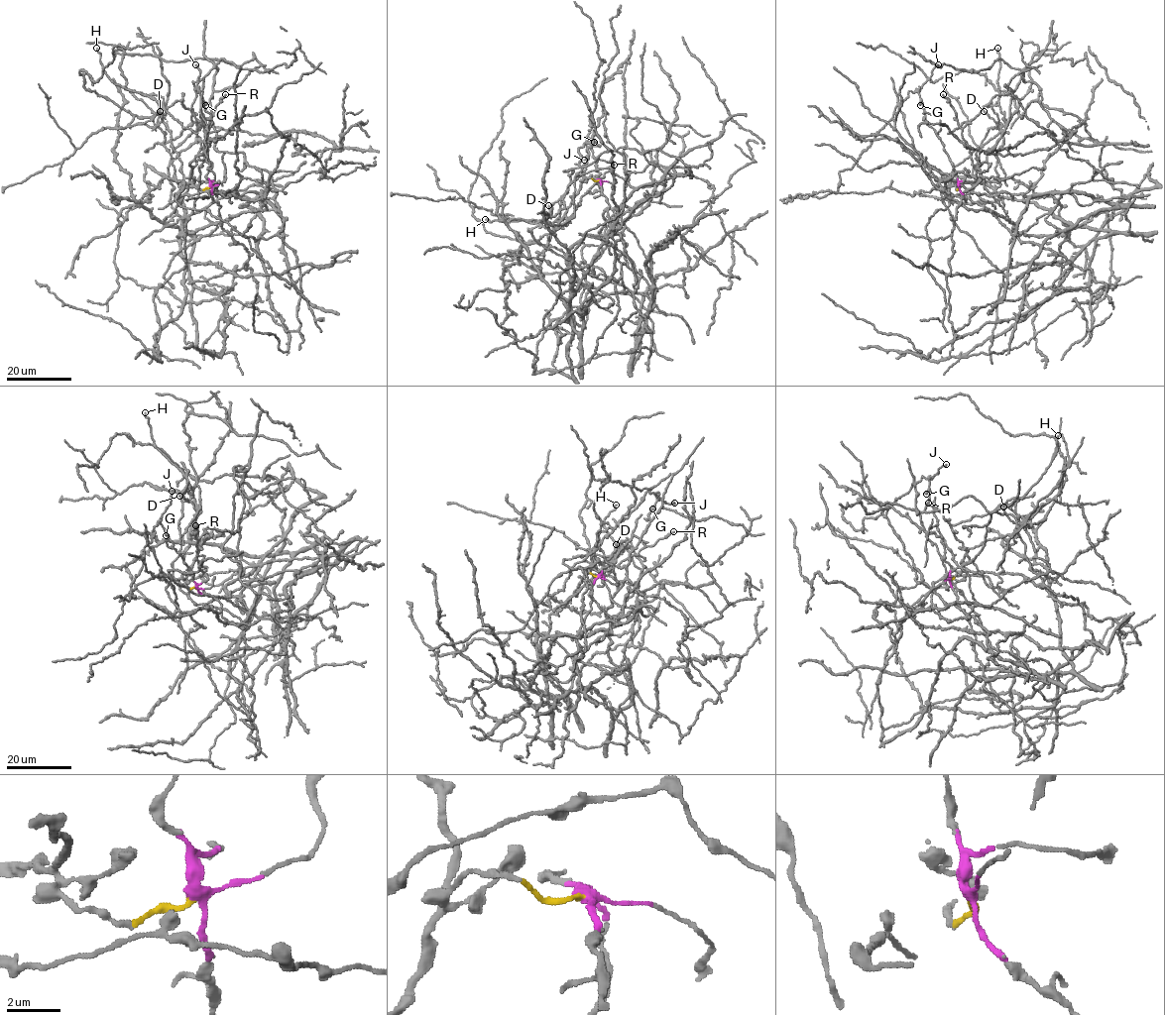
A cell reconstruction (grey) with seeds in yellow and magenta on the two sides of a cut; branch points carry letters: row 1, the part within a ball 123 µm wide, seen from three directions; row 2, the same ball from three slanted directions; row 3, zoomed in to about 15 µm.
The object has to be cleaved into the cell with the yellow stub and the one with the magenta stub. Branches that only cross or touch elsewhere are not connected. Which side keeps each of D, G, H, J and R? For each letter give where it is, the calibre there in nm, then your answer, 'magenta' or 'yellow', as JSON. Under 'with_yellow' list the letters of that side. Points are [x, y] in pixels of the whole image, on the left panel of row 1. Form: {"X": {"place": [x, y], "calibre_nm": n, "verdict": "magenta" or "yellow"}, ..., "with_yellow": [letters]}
{"D": {"place": [160, 111], "calibre_nm": 110, "verdict": "yellow"}, "G": {"place": [205, 105], "calibre_nm": 420, "verdict": "yellow"}, "H": {"place": [96, 48], "calibre_nm": 190, "verdict": "yellow"}, "J": {"place": [195, 64], "calibre_nm": 190, "verdict": "yellow"}, "R": {"place": [225, 94], "calibre_nm": 160, "verdict": "yellow"}, "with_yellow": ["D", "G", "H", "J", "R"]}

